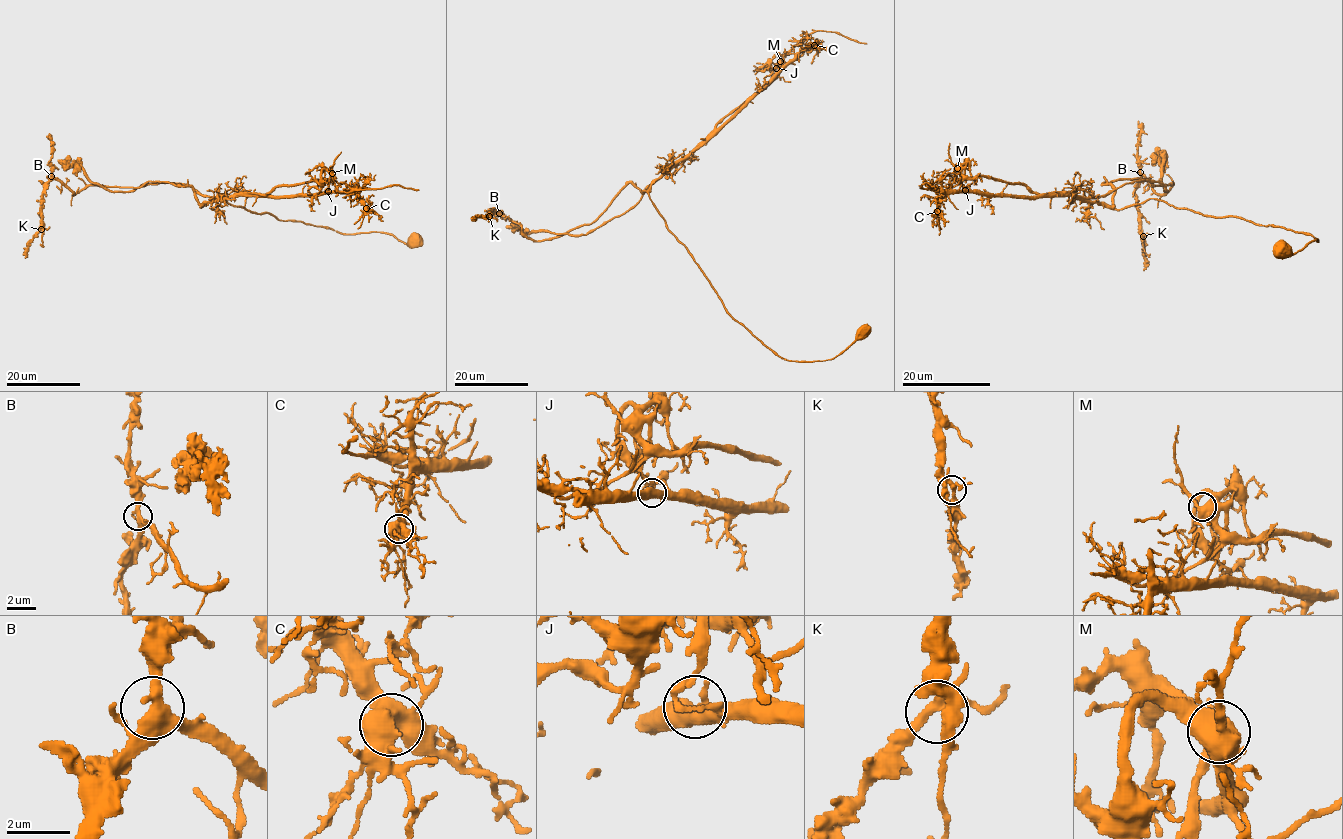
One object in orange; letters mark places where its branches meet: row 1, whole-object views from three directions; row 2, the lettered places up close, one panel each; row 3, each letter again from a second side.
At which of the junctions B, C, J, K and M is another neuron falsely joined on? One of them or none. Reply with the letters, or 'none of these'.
J

